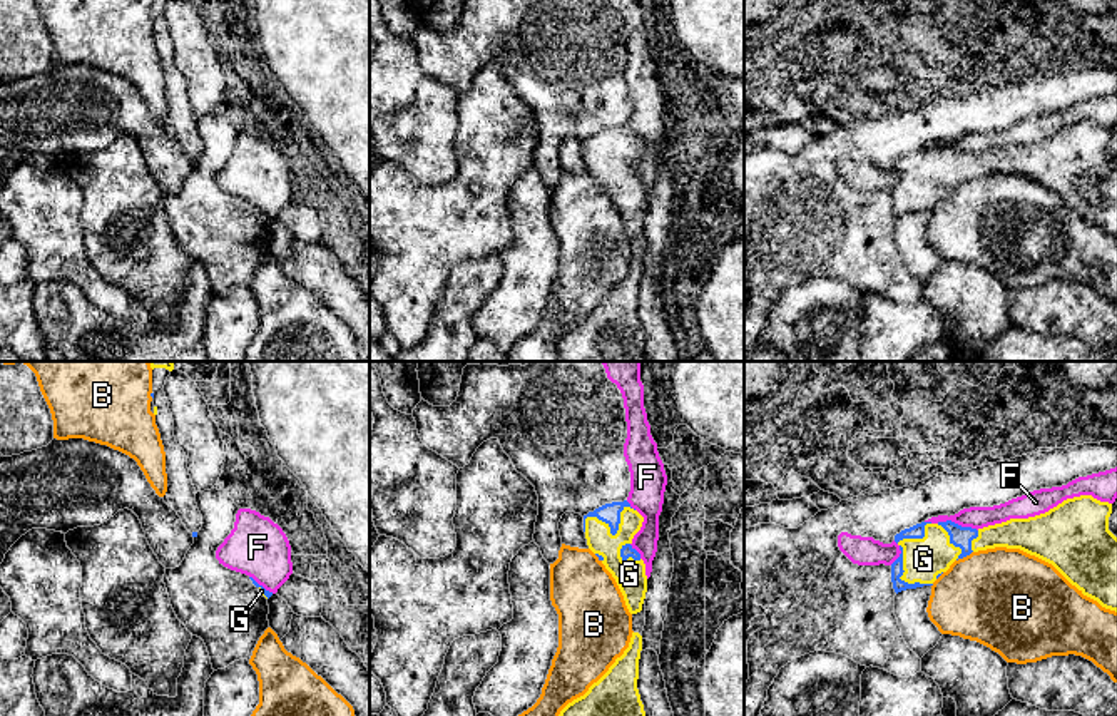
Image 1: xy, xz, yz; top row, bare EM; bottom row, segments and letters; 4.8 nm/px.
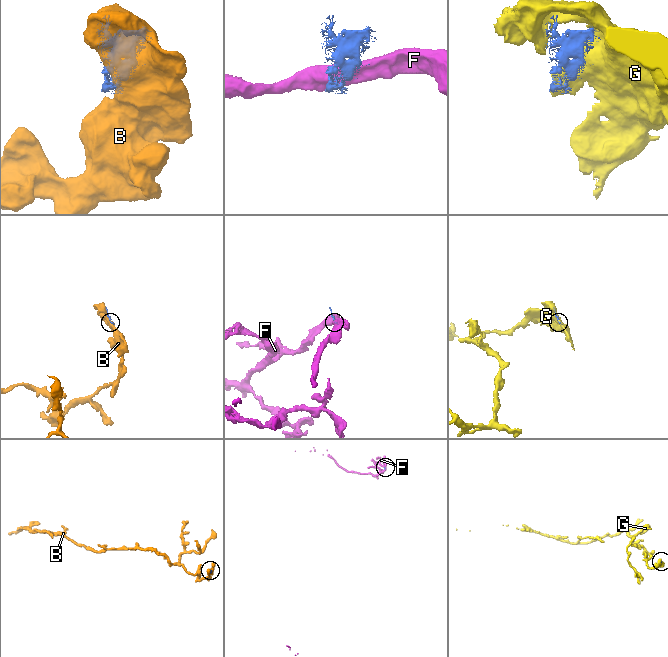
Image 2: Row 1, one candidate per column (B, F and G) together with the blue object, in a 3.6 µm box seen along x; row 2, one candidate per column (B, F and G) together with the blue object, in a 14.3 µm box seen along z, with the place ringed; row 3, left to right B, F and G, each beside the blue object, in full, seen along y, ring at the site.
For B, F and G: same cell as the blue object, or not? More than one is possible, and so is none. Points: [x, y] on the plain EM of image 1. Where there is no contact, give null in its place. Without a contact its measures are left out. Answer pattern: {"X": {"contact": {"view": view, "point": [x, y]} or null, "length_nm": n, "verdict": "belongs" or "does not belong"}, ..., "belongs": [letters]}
{"B": {"contact": {"view": "yz", "point": [963, 181]}, "length_nm": 90, "verdict": "does not belong"}, "F": {"contact": {"view": "yz", "point": [957, 149]}, "length_nm": 200, "verdict": "does not belong"}, "G": {"contact": {"view": "yz", "point": [900, 171]}, "length_nm": 320, "verdict": "belongs"}, "belongs": ["G"]}

